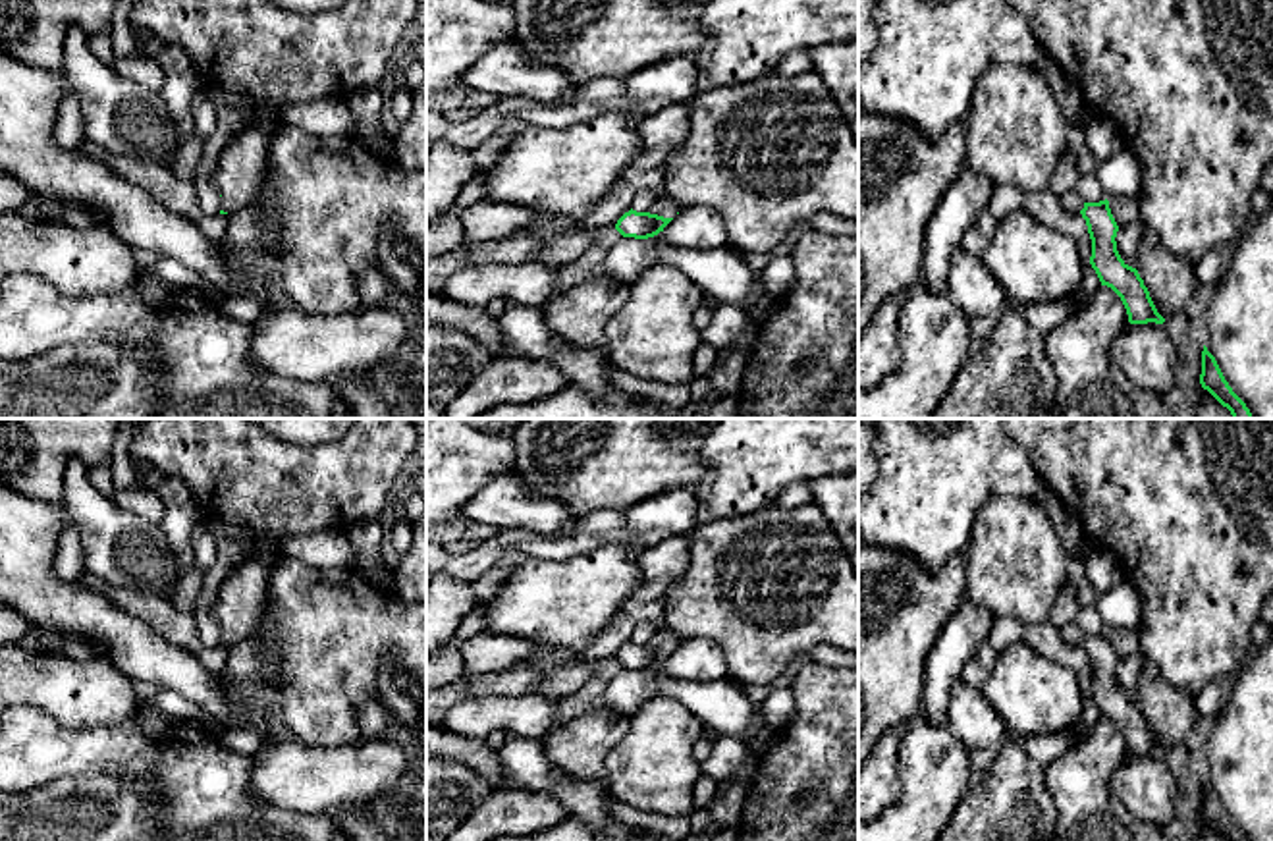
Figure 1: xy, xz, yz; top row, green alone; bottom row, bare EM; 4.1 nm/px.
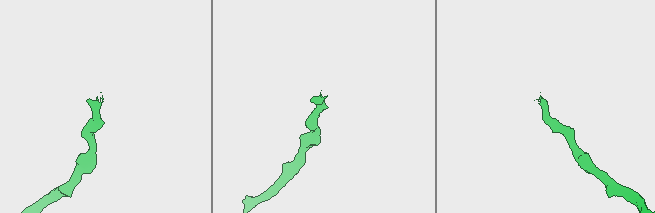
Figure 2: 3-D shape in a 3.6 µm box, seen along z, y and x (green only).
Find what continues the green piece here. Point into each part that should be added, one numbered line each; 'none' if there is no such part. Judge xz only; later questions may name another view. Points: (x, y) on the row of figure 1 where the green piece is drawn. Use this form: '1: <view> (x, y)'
1: xz (664, 207)

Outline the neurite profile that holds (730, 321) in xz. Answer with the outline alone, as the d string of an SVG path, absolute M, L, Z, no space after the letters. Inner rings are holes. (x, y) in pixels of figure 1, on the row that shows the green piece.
M718 305L710 324L700 332L702 345L723 351L750 326L752 316L737 305Z

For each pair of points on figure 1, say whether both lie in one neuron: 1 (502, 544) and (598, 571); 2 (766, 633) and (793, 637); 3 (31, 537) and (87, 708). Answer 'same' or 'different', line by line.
1: different
2: same
3: different

